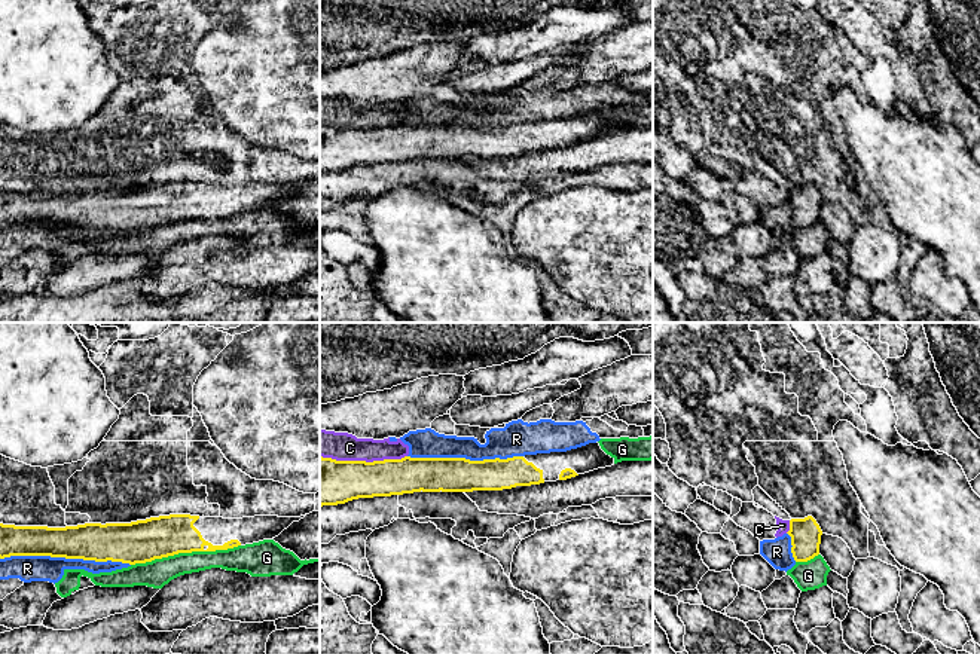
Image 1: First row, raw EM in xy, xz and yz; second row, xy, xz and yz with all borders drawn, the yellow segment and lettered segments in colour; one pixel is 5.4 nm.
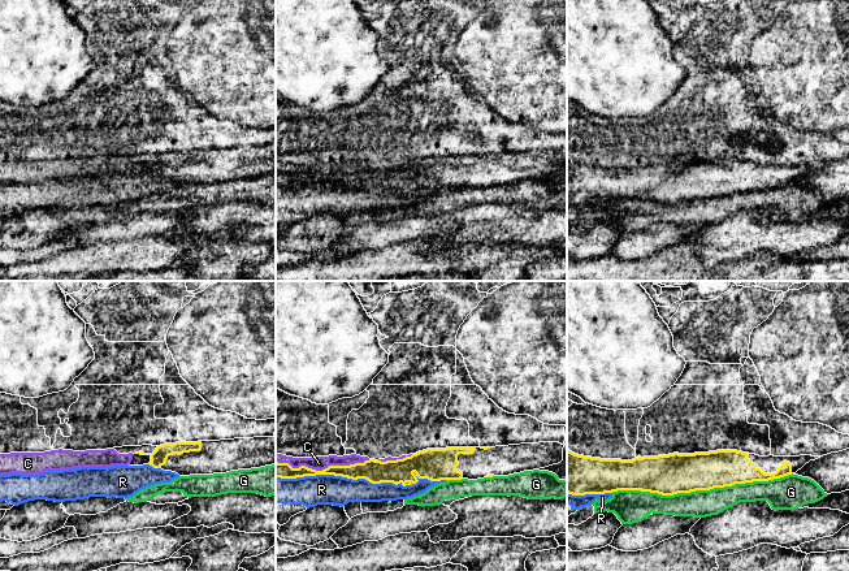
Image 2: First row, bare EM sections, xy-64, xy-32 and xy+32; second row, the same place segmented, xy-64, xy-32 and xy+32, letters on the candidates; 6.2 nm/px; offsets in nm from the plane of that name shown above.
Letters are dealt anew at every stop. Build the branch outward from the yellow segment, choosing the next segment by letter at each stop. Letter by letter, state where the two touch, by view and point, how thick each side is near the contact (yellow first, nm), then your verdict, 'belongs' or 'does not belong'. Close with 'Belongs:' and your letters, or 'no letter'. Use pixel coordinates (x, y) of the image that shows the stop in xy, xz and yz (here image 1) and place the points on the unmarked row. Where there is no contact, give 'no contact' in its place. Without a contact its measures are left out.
C: contact xz (363, 128); calibres 260 and 160 nm; does not belong
G: contact xy (185, 219); calibres 220 and 150 nm; does not belong
R: contact xy (66, 225); calibres 200 and 140 nm; does not belong
Belongs: no letter

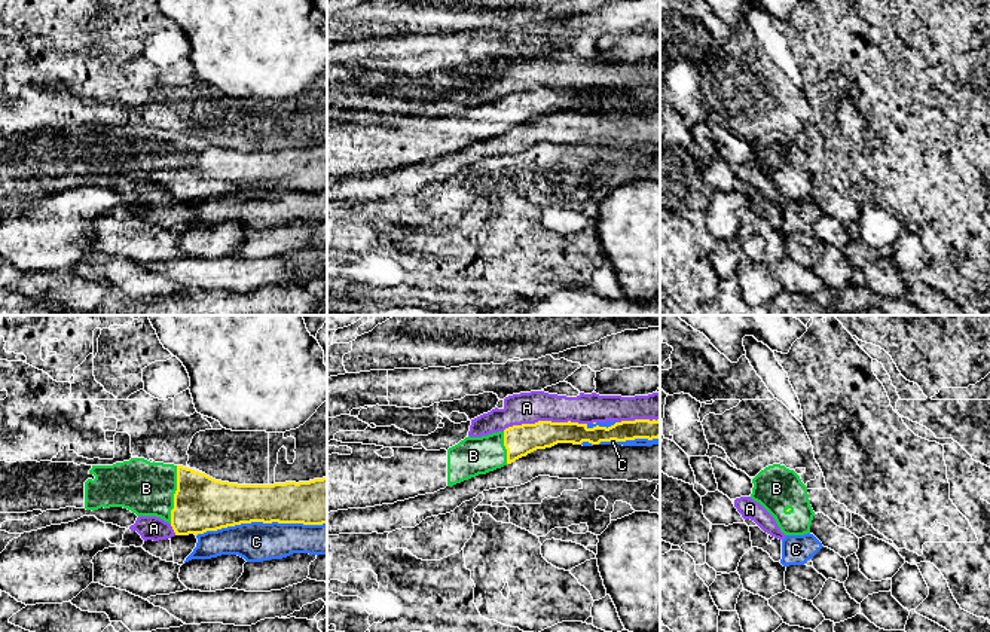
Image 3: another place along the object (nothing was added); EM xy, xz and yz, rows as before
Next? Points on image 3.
A: contact xz (544, 88); calibres 170 and 180 nm; does not belong
B: contact xy (174, 161); calibres 300 and 300 nm; belongs
C: contact xy (260, 188); calibres 260 and 220 nm; does not belong
Belongs: B

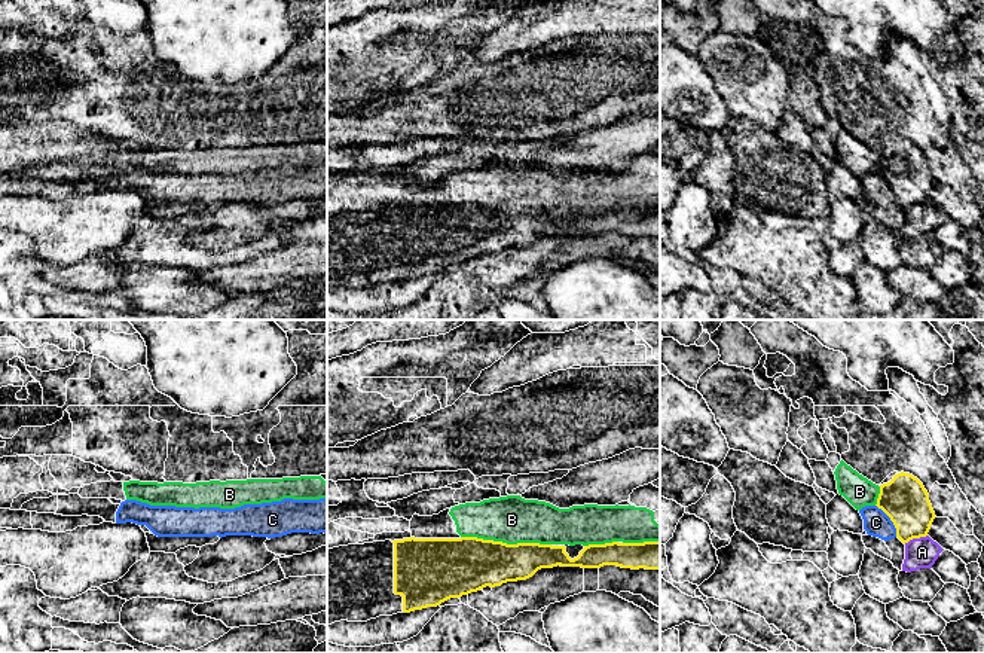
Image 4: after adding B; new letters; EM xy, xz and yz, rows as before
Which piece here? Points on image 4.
A: contact yz (914, 204); calibres 240 and 160 nm; does not belong
B: contact xz (506, 210); calibres 300 and 260 nm; does not belong
C: contact yz (891, 186); calibres 240 and 140 nm; does not belong
Belongs: no letter

